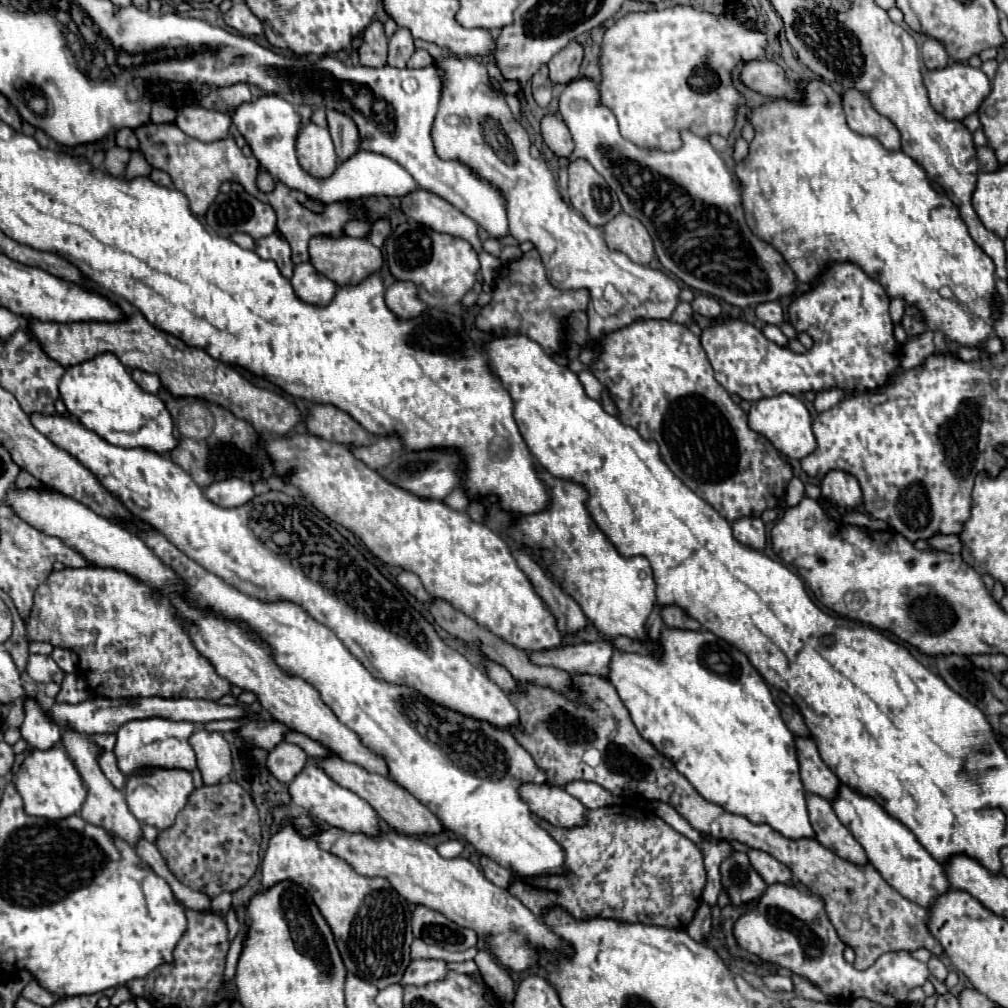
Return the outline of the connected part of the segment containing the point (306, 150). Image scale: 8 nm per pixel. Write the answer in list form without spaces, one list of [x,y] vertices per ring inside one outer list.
[[[305,123],[297,139],[297,157],[301,167],[317,179],[327,179],[337,169],[337,155],[329,131],[313,123]]]

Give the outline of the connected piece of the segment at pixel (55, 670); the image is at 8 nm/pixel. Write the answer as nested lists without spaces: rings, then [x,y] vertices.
[[[31,655],[27,663],[27,673],[31,675],[33,681],[37,683],[61,683],[63,681],[63,671],[57,667],[51,655]]]

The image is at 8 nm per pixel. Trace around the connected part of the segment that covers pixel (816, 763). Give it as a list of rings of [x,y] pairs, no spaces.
[[[795,737],[799,767],[801,767],[801,781],[807,793],[819,795],[827,801],[835,801],[841,781],[837,775],[823,763],[817,745],[811,737]]]

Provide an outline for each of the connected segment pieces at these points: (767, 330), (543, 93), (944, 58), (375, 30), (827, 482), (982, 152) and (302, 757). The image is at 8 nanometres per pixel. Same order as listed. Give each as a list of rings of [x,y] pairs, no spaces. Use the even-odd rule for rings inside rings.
[[[763,325],[763,335],[765,335],[767,339],[771,339],[773,343],[787,347],[787,337],[781,333],[781,329],[779,329],[777,325]]]
[[[541,65],[541,69],[533,75],[531,79],[531,89],[533,89],[533,97],[541,107],[547,107],[549,101],[553,99],[553,81],[549,79],[549,71],[547,65]]]
[[[927,39],[923,43],[923,47],[921,47],[921,59],[923,59],[923,63],[925,63],[927,69],[939,69],[939,67],[945,67],[949,63],[947,49],[937,39]]]
[[[373,21],[363,33],[363,41],[359,47],[359,63],[369,67],[387,65],[387,37],[379,21]]]
[[[829,471],[821,479],[821,495],[841,507],[861,505],[861,487],[857,479],[845,471]]]
[[[977,147],[977,157],[981,161],[981,169],[983,171],[991,171],[993,167],[999,165],[999,161],[995,159],[993,149],[989,149],[989,147]]]
[[[283,741],[269,753],[267,767],[281,783],[291,783],[293,777],[299,775],[301,769],[307,765],[307,761],[309,757],[299,745]]]

